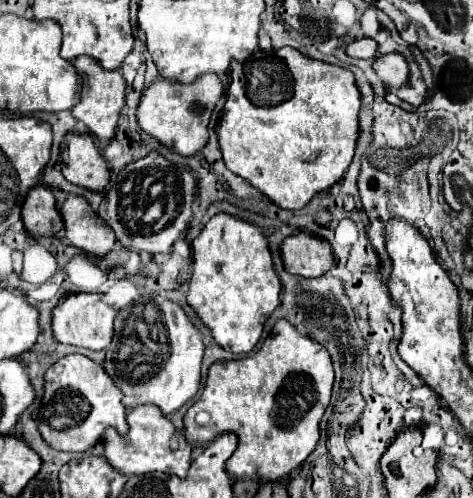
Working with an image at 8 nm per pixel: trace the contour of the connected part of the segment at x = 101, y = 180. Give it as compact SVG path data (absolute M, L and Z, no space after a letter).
M72 132L66 138L64 152L66 156L62 160L62 174L66 180L98 192L106 188L110 170L96 142L88 134Z

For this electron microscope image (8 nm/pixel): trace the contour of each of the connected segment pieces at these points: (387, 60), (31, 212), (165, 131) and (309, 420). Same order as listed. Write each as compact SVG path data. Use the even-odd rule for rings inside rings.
M386 54L376 58L374 70L388 88L402 88L410 80L410 68L402 54Z
M38 184L28 192L22 206L22 222L30 234L40 236L54 236L64 228L52 186Z
M204 74L204 78L192 82L192 86L158 78L144 90L136 118L140 128L152 138L156 138L160 144L172 148L182 156L192 156L202 150L208 142L208 120L220 96L222 82L216 74Z
M278 320L270 336L264 340L254 356L226 360L226 366L224 360L220 360L210 366L202 396L190 406L184 416L186 438L190 444L202 444L204 440L216 438L216 434L234 432L238 434L240 444L228 460L228 474L234 474L234 478L252 478L258 482L286 478L312 454L318 444L318 424L330 404L332 384L334 370L328 350L312 338L300 334L288 320Z

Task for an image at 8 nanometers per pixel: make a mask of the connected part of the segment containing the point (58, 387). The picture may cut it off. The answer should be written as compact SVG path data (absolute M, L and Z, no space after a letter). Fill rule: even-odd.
M72 354L60 358L46 372L46 390L42 406L34 412L42 438L56 450L86 452L104 434L108 426L114 426L120 434L128 432L126 406L122 404L122 392L108 376L102 364L88 356Z

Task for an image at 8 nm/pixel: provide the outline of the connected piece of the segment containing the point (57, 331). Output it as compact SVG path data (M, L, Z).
M88 292L66 294L62 298L62 304L54 308L54 318L52 318L54 336L62 344L84 346L90 350L104 350L112 342L116 314L118 314L116 308L102 302L102 294L88 294Z

